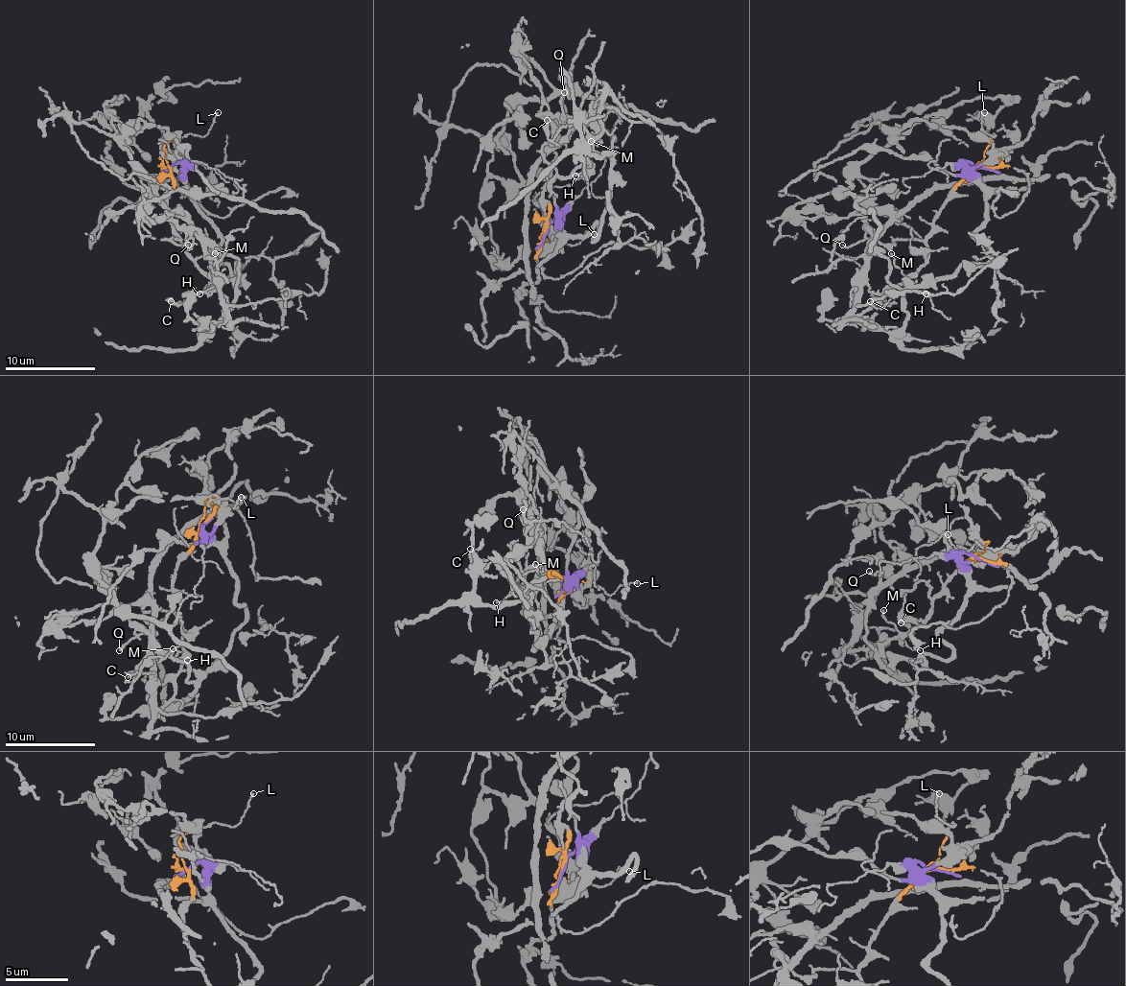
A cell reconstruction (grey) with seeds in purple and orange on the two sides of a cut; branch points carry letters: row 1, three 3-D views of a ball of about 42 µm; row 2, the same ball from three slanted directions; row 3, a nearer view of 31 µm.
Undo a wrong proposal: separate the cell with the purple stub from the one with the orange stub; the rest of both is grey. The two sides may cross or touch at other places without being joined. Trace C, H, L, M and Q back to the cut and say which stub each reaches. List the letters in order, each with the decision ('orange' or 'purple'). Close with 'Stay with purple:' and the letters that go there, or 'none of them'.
C: orange
H: orange
L: orange
M: orange
Q: orange
Stay with purple: none of them

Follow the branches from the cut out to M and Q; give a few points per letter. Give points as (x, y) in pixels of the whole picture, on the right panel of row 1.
M: (982, 167), (975, 167), (954, 187), (927, 239), (927, 260), (911, 275), (904, 275), (891, 253)
Q: (982, 167), (975, 167), (962, 180), (923, 239), (898, 239), (894, 244), (868, 237), (848, 246), (841, 244)

